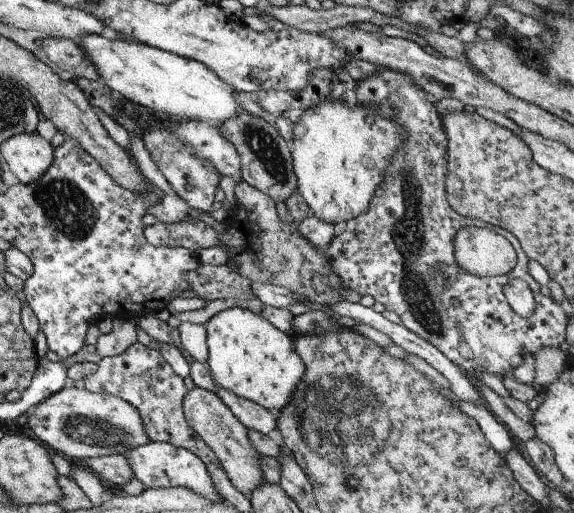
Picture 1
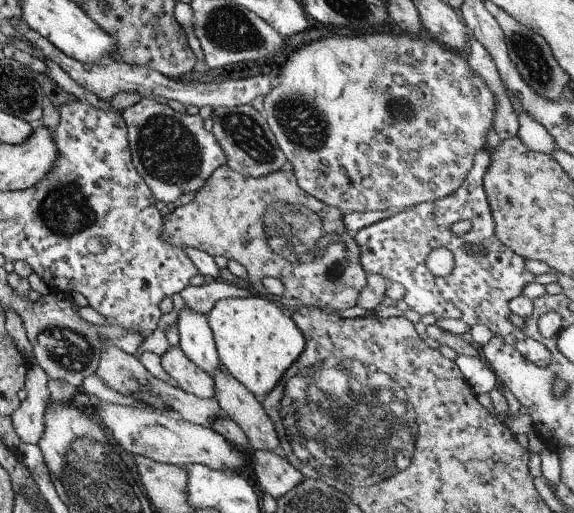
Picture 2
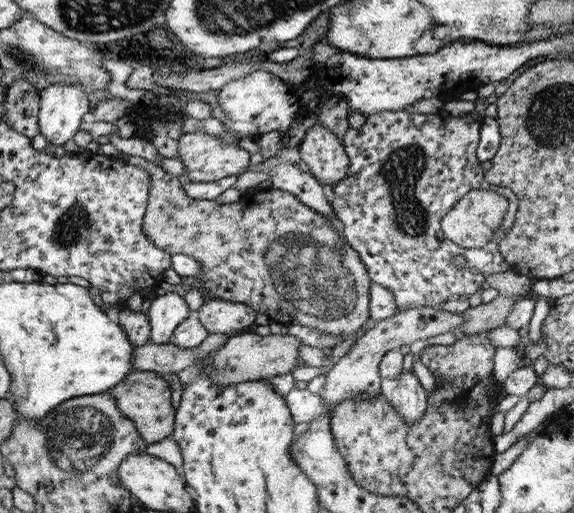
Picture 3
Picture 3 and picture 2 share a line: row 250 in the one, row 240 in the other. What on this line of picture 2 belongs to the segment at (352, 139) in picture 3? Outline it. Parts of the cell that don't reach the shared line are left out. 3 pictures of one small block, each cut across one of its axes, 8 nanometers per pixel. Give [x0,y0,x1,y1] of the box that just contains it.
[353,150,551,367]

